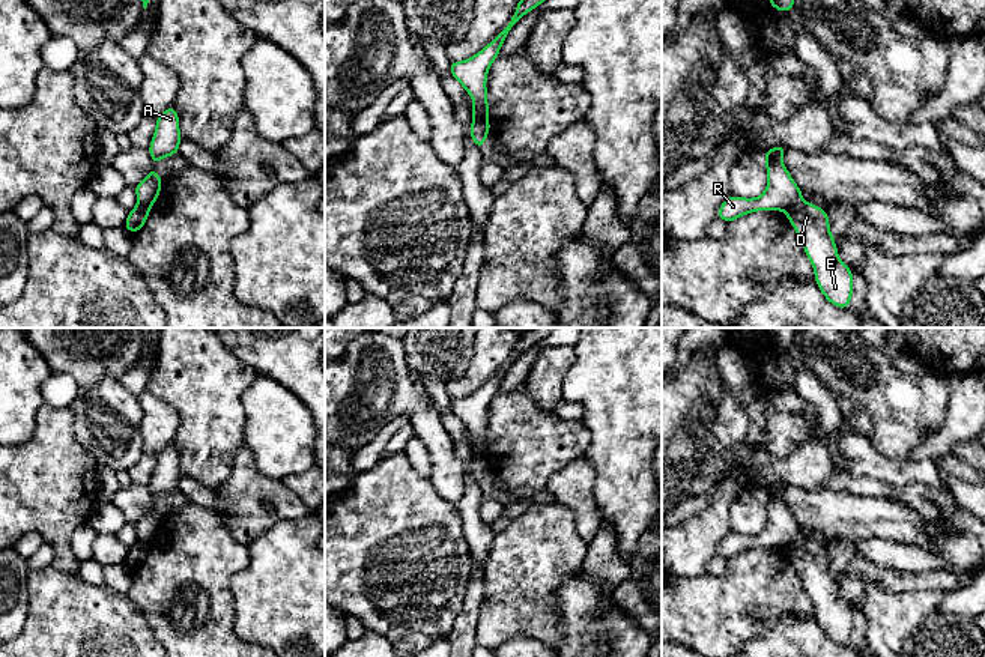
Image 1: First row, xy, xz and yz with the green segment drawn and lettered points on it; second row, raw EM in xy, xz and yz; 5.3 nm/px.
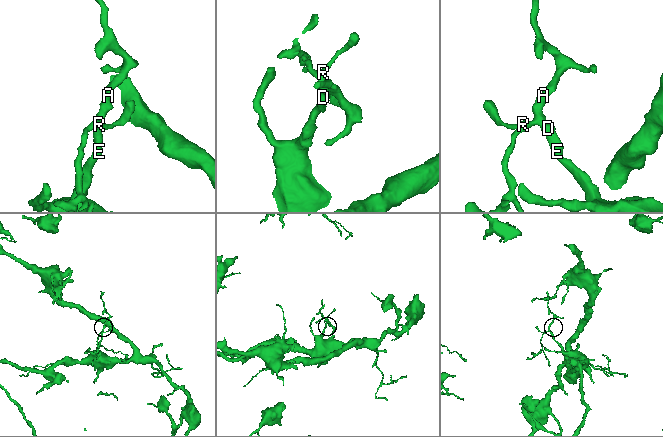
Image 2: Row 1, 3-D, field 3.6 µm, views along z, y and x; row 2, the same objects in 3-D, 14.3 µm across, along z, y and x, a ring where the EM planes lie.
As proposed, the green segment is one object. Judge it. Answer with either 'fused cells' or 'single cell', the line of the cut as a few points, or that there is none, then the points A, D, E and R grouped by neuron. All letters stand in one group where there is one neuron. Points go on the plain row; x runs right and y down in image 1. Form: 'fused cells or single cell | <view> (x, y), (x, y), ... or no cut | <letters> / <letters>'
fused cells | yz (800, 534), (785, 548) | A R / D E

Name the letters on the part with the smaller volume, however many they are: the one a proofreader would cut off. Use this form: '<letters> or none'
A, R

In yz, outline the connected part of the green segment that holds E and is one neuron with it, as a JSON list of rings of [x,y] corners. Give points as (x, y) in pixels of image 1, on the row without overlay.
[[[799,535],[785,547],[814,603],[815,619],[827,637],[848,646],[854,612],[838,594],[829,564],[829,549]]]

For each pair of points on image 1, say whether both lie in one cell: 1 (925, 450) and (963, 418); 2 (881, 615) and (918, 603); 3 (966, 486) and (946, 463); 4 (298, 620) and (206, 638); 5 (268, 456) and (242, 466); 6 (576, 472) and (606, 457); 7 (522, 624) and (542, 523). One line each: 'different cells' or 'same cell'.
1: same cell
2: same cell
3: same cell
4: different cells
5: different cells
6: different cells
7: same cell

